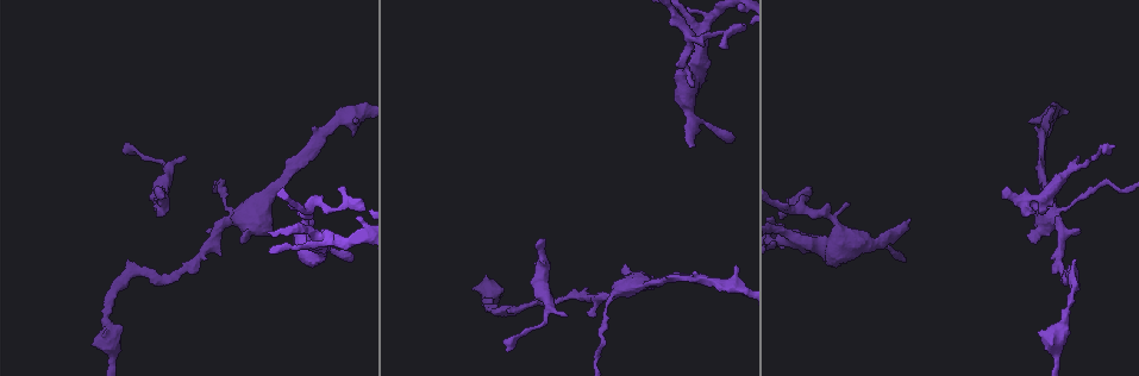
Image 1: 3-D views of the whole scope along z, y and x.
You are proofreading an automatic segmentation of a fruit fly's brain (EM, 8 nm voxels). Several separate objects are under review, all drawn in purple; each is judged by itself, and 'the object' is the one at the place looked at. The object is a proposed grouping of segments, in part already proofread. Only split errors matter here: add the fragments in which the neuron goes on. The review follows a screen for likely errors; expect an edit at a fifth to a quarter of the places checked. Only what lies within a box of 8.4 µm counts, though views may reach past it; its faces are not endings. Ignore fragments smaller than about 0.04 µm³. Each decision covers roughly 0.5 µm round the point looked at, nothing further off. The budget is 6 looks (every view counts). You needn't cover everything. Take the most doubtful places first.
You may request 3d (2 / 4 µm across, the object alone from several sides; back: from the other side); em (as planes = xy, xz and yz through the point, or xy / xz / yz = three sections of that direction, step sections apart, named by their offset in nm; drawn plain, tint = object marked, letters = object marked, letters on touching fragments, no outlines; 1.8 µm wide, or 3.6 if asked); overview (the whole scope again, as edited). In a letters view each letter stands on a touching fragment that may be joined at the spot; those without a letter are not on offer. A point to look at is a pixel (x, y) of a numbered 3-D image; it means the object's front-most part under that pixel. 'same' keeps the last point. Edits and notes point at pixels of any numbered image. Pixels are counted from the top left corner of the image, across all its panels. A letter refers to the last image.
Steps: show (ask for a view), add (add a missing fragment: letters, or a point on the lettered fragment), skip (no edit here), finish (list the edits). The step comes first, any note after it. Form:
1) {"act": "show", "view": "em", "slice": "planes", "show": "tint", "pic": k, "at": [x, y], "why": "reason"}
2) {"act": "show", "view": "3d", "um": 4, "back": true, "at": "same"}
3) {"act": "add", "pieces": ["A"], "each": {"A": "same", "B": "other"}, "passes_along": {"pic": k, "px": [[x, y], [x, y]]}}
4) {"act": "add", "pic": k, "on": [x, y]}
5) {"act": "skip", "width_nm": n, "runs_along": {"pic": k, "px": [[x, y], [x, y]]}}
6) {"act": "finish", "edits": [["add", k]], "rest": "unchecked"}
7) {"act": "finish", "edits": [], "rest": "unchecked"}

{"act": "show", "view": "em", "slice": "planes", "show": "tint", "pic": 1, "at": [1029, 216], "why": "branch stops here"}

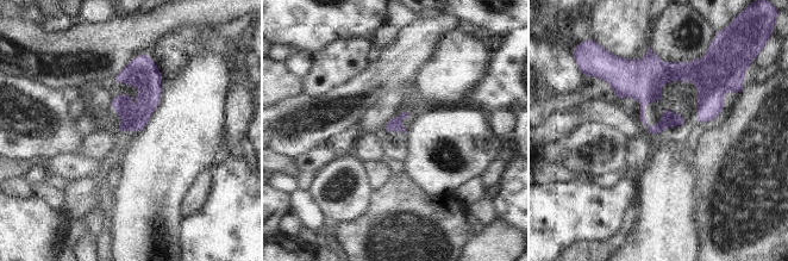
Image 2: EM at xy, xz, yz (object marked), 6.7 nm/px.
{"act": "show", "view": "em", "slice": "planes", "show": "letters", "at": "same"}

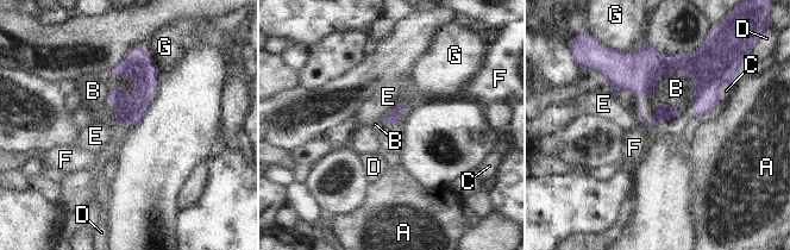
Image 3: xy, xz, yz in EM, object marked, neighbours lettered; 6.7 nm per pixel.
{"act": "skip", "longest_contact_nm": ["B", 460], "each": {"A": "other", "B": "other", "C": "other", "D": "other", "E": "other", "F": "other", "G": "other"}, "found": "no lettered fragment goes on from it"}

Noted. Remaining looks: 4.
{"act": "show", "view": "em", "slice": "planes", "show": "letters", "pic": 1, "at": [310, 221], "why": "free end"}

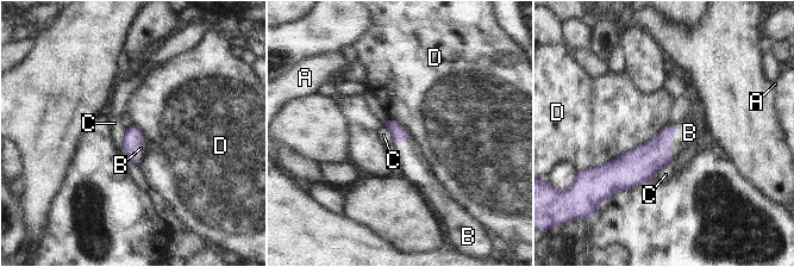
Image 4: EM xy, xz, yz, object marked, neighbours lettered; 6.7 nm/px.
{"act": "add", "pieces": ["B"], "each": {"A": "other", "B": "same", "C": "other", "D": "other"}, "passes_along": {"pic": 4, "px": [[642, 163], [670, 140], [689, 132]]}, "found": "the neuron continues"}

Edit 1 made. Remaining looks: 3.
{"act": "show", "view": "overview"}

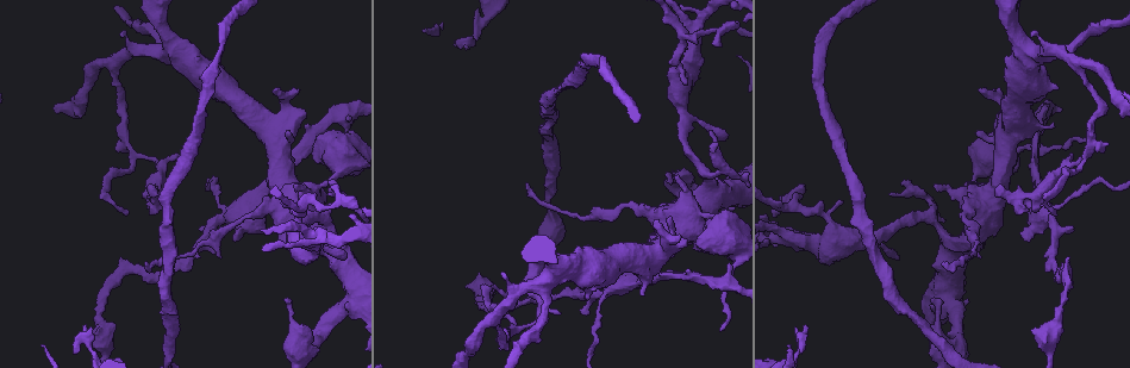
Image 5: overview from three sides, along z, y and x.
{"act": "show", "view": "em", "slice": "planes", "show": "letters", "pic": 5, "at": [1073, 154], "why": "an open end"}

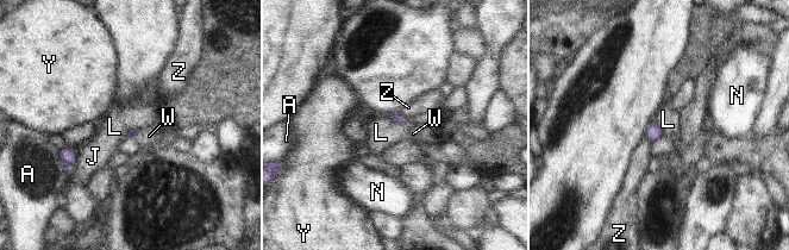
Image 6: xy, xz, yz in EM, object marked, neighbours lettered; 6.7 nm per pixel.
{"act": "skip", "each": {"A": "other", "J": "other", "L": "other", "N": "other", "W": "other", "Y": "other", "Z": "other"}, "border": {"pic": 6, "px": [[386, 117], [395, 122], [406, 120]]}, "found": "none of them fits"}

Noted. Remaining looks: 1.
{"act": "finish", "edits": [["add", 4]], "rest": "unchecked"}

